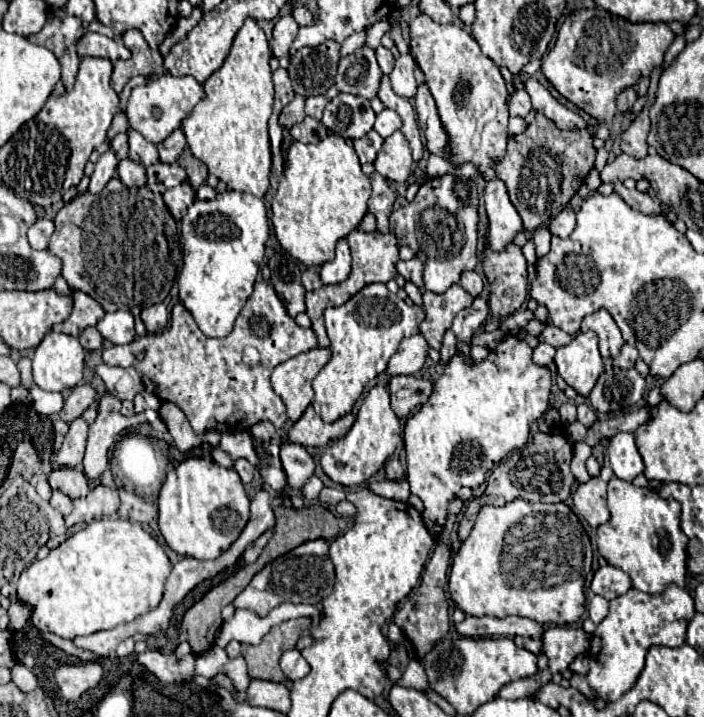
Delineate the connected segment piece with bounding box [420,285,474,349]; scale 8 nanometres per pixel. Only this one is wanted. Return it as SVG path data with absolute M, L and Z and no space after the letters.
M452 285L446 293L440 295L426 291L422 299L424 299L426 319L420 323L420 333L424 335L424 339L432 349L440 349L446 329L452 327L454 317L462 309L472 305L474 297L462 285Z

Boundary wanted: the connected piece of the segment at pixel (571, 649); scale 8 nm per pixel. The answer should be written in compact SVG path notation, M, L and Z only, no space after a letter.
M550 627L542 635L542 651L550 661L552 673L562 673L574 657L590 649L590 635L582 627Z

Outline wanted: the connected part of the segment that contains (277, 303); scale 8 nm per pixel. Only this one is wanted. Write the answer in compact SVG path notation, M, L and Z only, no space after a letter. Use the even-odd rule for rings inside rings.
M260 281L254 285L254 293L240 311L232 333L224 339L206 337L198 329L194 317L178 303L172 309L168 329L136 337L126 345L106 345L102 359L108 365L116 365L116 349L128 349L132 353L132 363L128 365L136 365L140 377L144 371L144 387L160 401L172 401L178 405L186 413L194 433L206 433L212 429L218 433L236 433L248 431L260 421L270 421L278 429L284 427L288 419L286 407L270 383L270 373L278 363L314 349L316 343L314 331L300 327L288 315L272 285ZM246 347L258 349L260 363L256 367L242 367L242 353ZM136 353L144 353L144 359L136 361Z

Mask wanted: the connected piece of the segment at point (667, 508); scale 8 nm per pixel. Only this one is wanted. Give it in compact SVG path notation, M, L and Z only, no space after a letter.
M612 477L608 483L608 509L610 519L600 525L598 529L598 551L600 555L620 569L624 569L632 577L632 585L644 593L662 593L666 585L676 583L680 587L686 587L686 543L688 537L684 537L680 529L680 505L676 501L662 499L656 491L648 491L644 487L636 487L628 481L622 481L618 477Z

